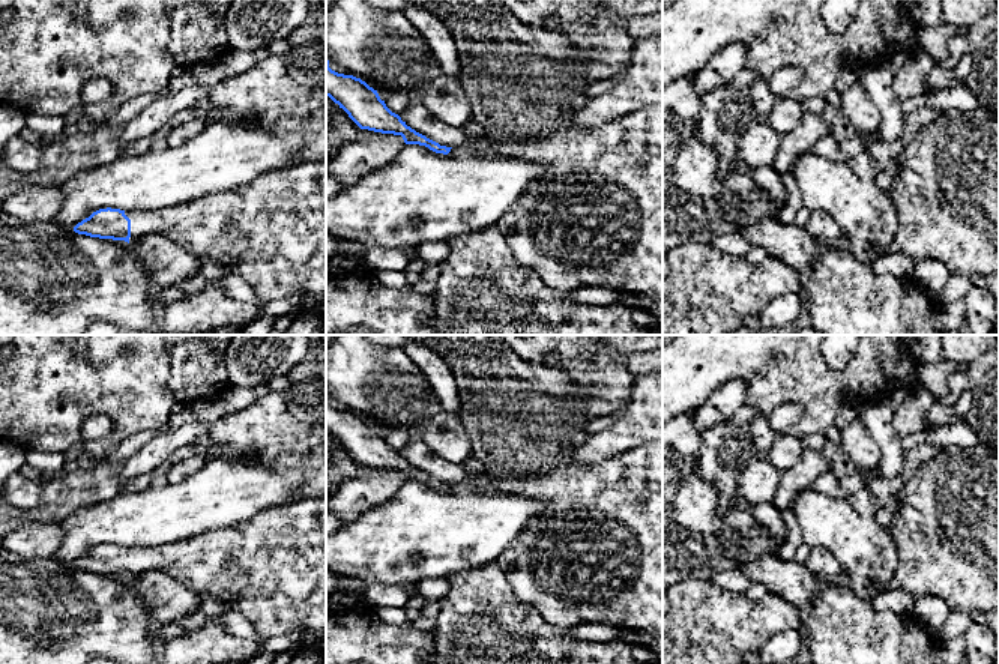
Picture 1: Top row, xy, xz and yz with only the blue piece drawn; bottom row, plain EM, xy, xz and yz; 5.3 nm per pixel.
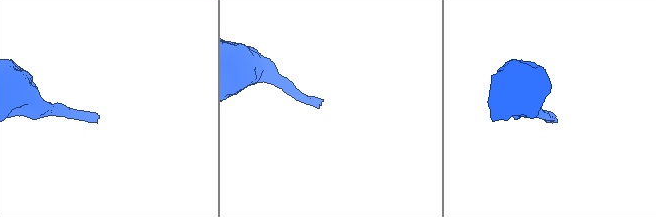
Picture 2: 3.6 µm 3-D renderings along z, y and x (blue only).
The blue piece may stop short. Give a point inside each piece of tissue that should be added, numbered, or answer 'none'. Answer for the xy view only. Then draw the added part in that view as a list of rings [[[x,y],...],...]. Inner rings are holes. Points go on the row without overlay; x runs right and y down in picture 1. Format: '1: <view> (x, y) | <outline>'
1: xy (272, 570) | [[[326,497],[300,499],[257,515],[251,523],[204,533],[159,547],[126,547],[131,556],[129,580],[146,571],[165,572],[197,595],[209,595],[240,611],[260,640],[303,631],[326,641]]]

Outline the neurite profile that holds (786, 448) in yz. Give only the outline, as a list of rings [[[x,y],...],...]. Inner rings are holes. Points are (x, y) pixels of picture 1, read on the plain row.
[[[780,433],[766,452],[766,460],[777,470],[784,472],[798,461],[802,448],[801,439],[789,433]]]

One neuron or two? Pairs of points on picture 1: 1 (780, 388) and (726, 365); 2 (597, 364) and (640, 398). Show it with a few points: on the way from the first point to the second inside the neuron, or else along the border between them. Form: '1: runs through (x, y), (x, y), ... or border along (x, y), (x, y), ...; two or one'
1: runs through (766, 374), (757, 365), (739, 365); one
2: border along (634, 377), (628, 400); two

